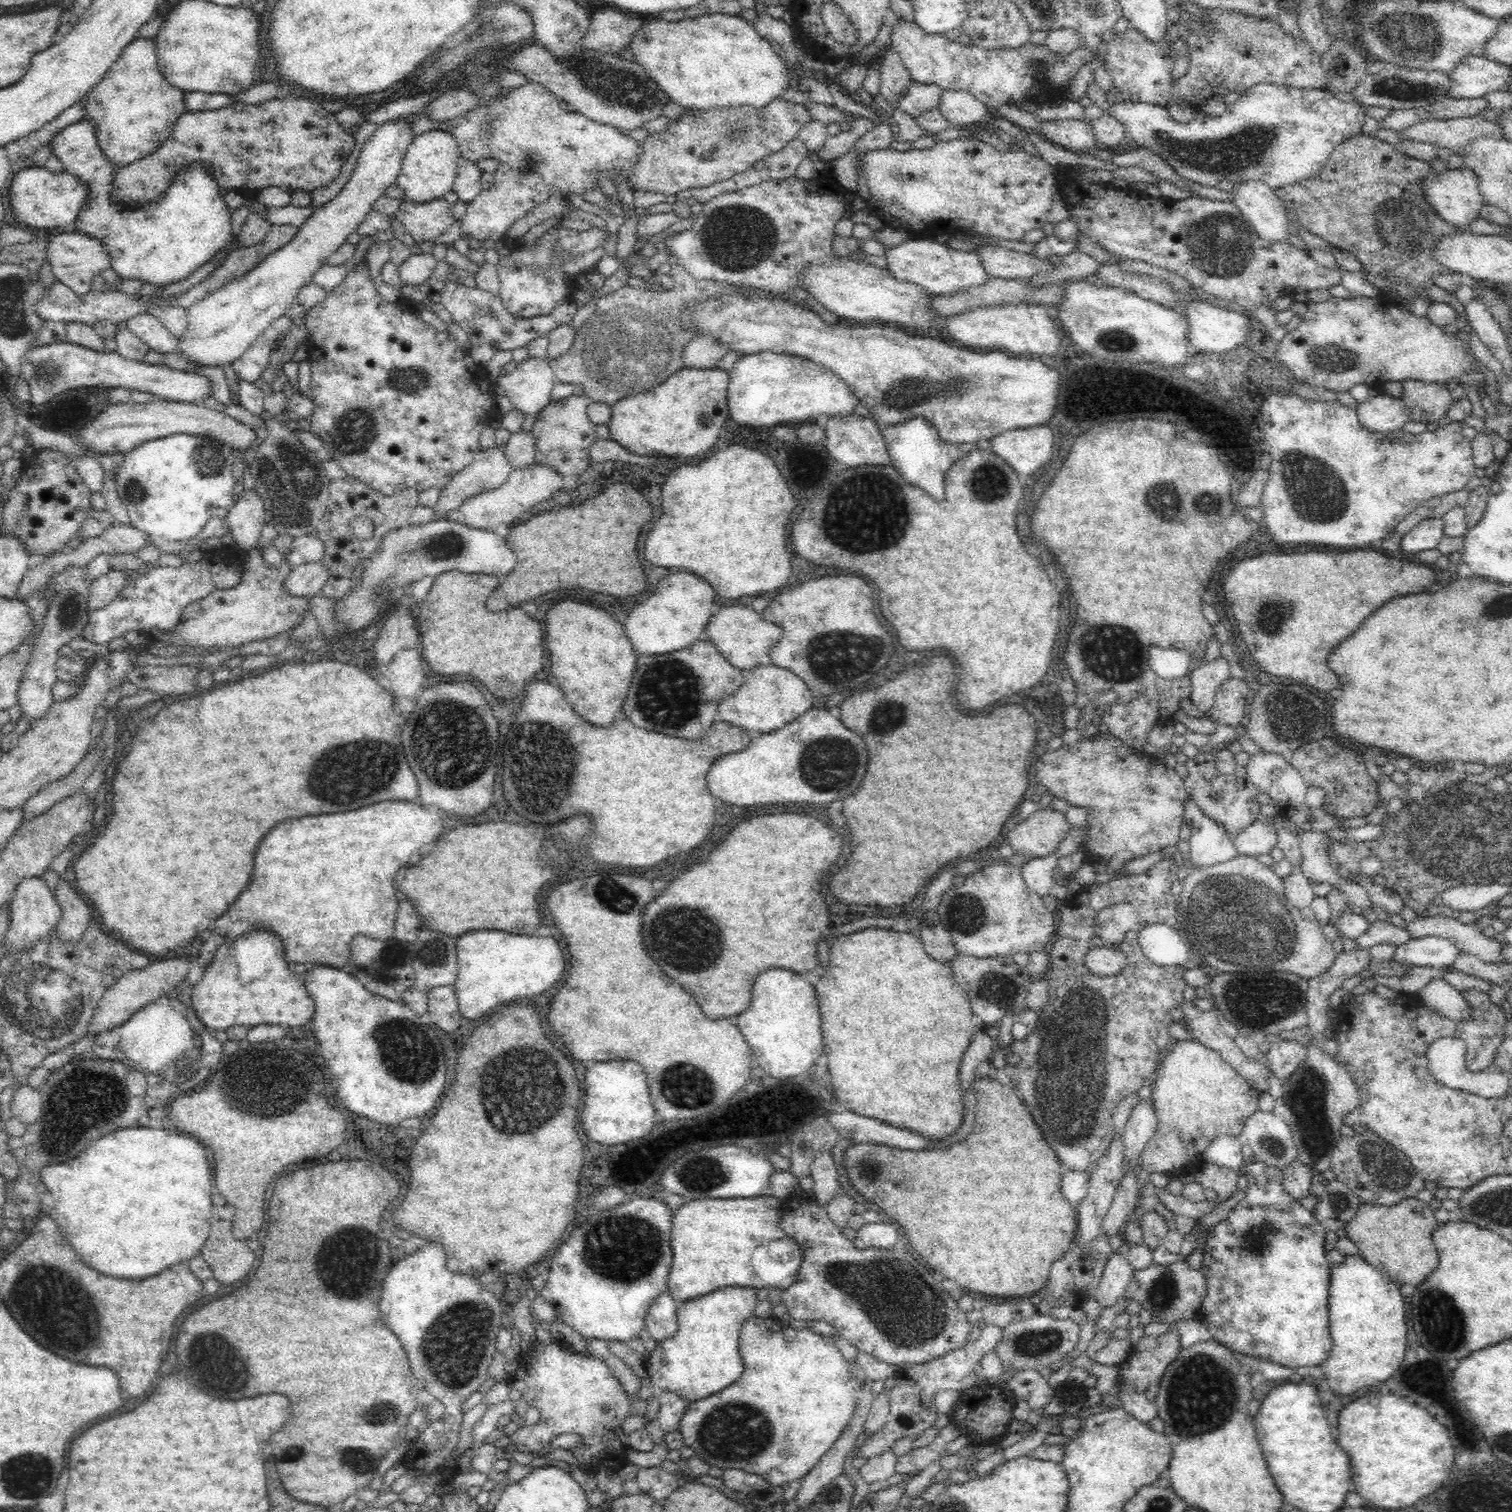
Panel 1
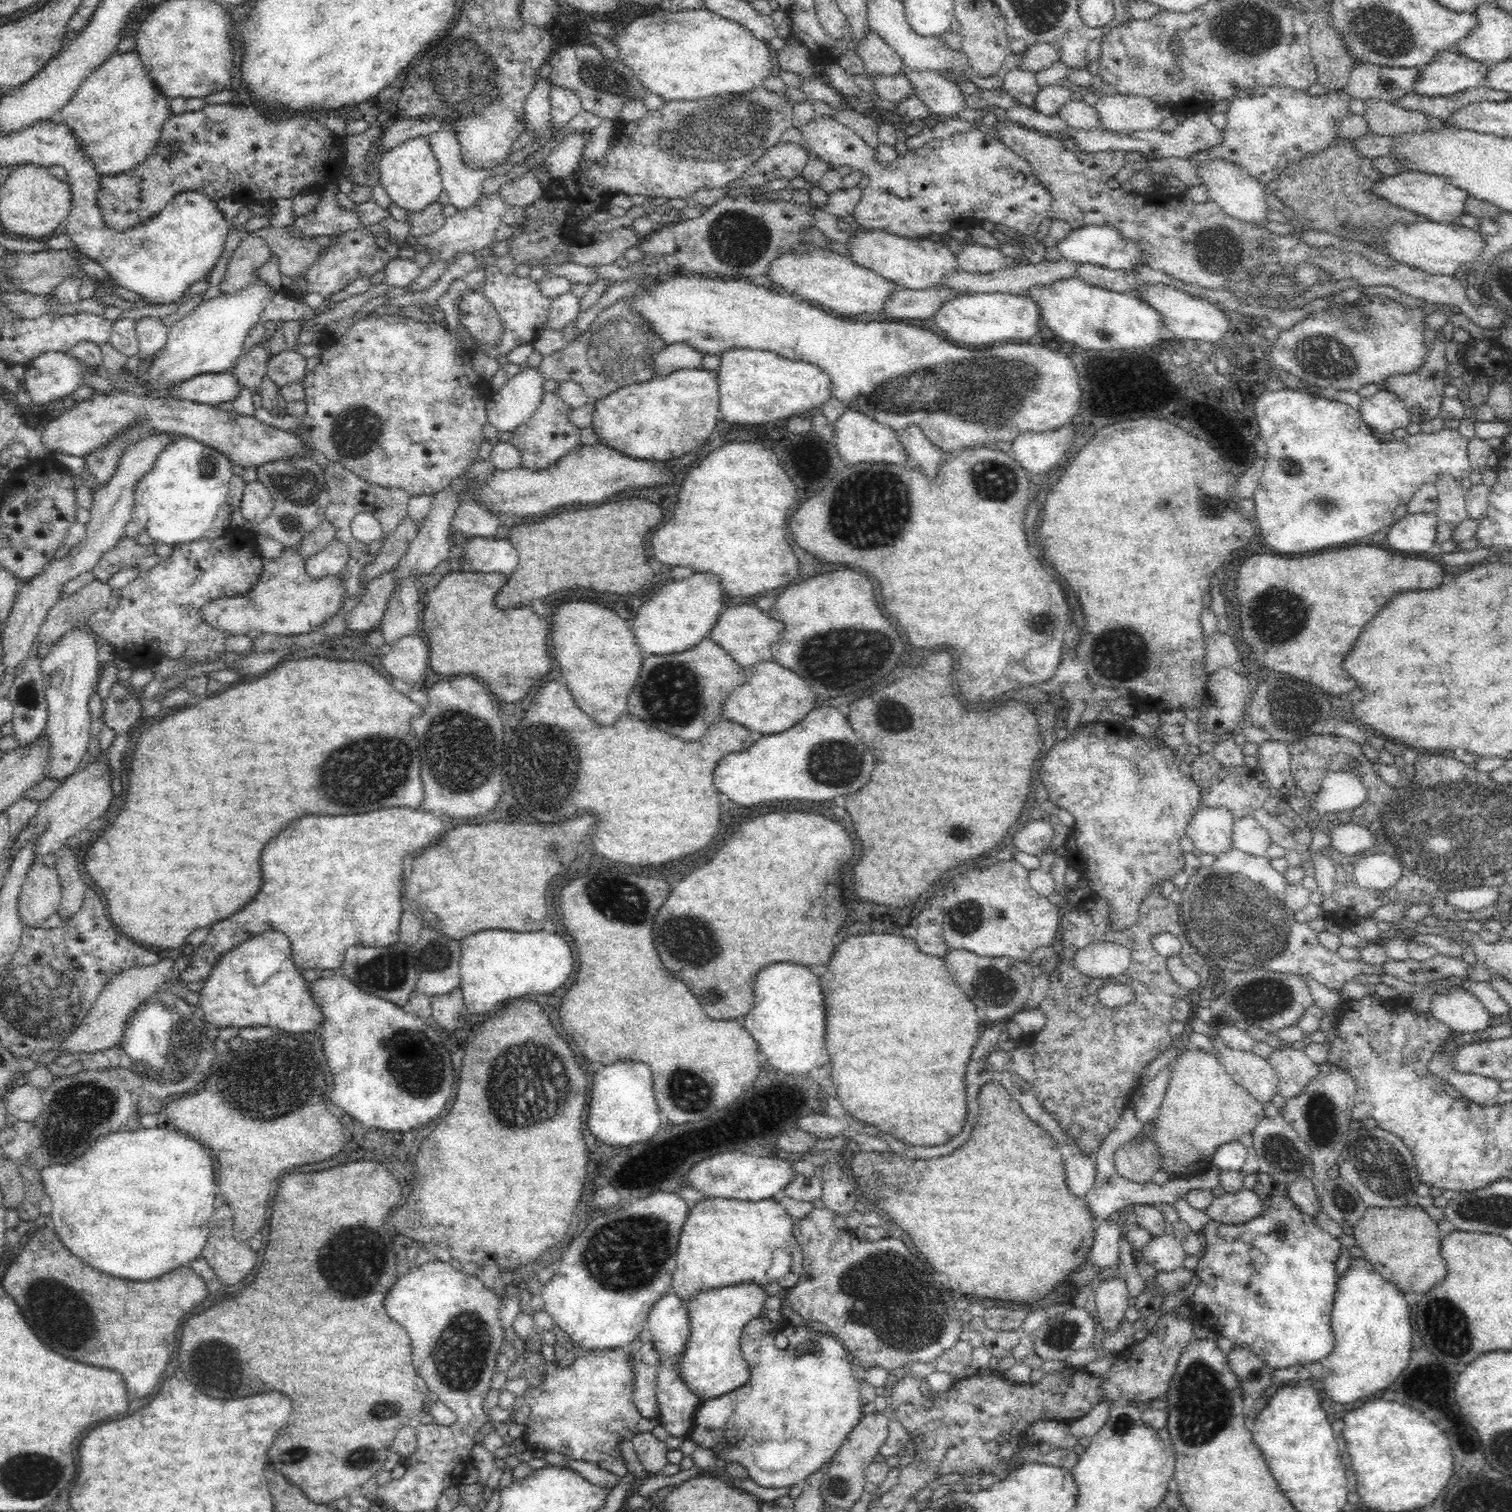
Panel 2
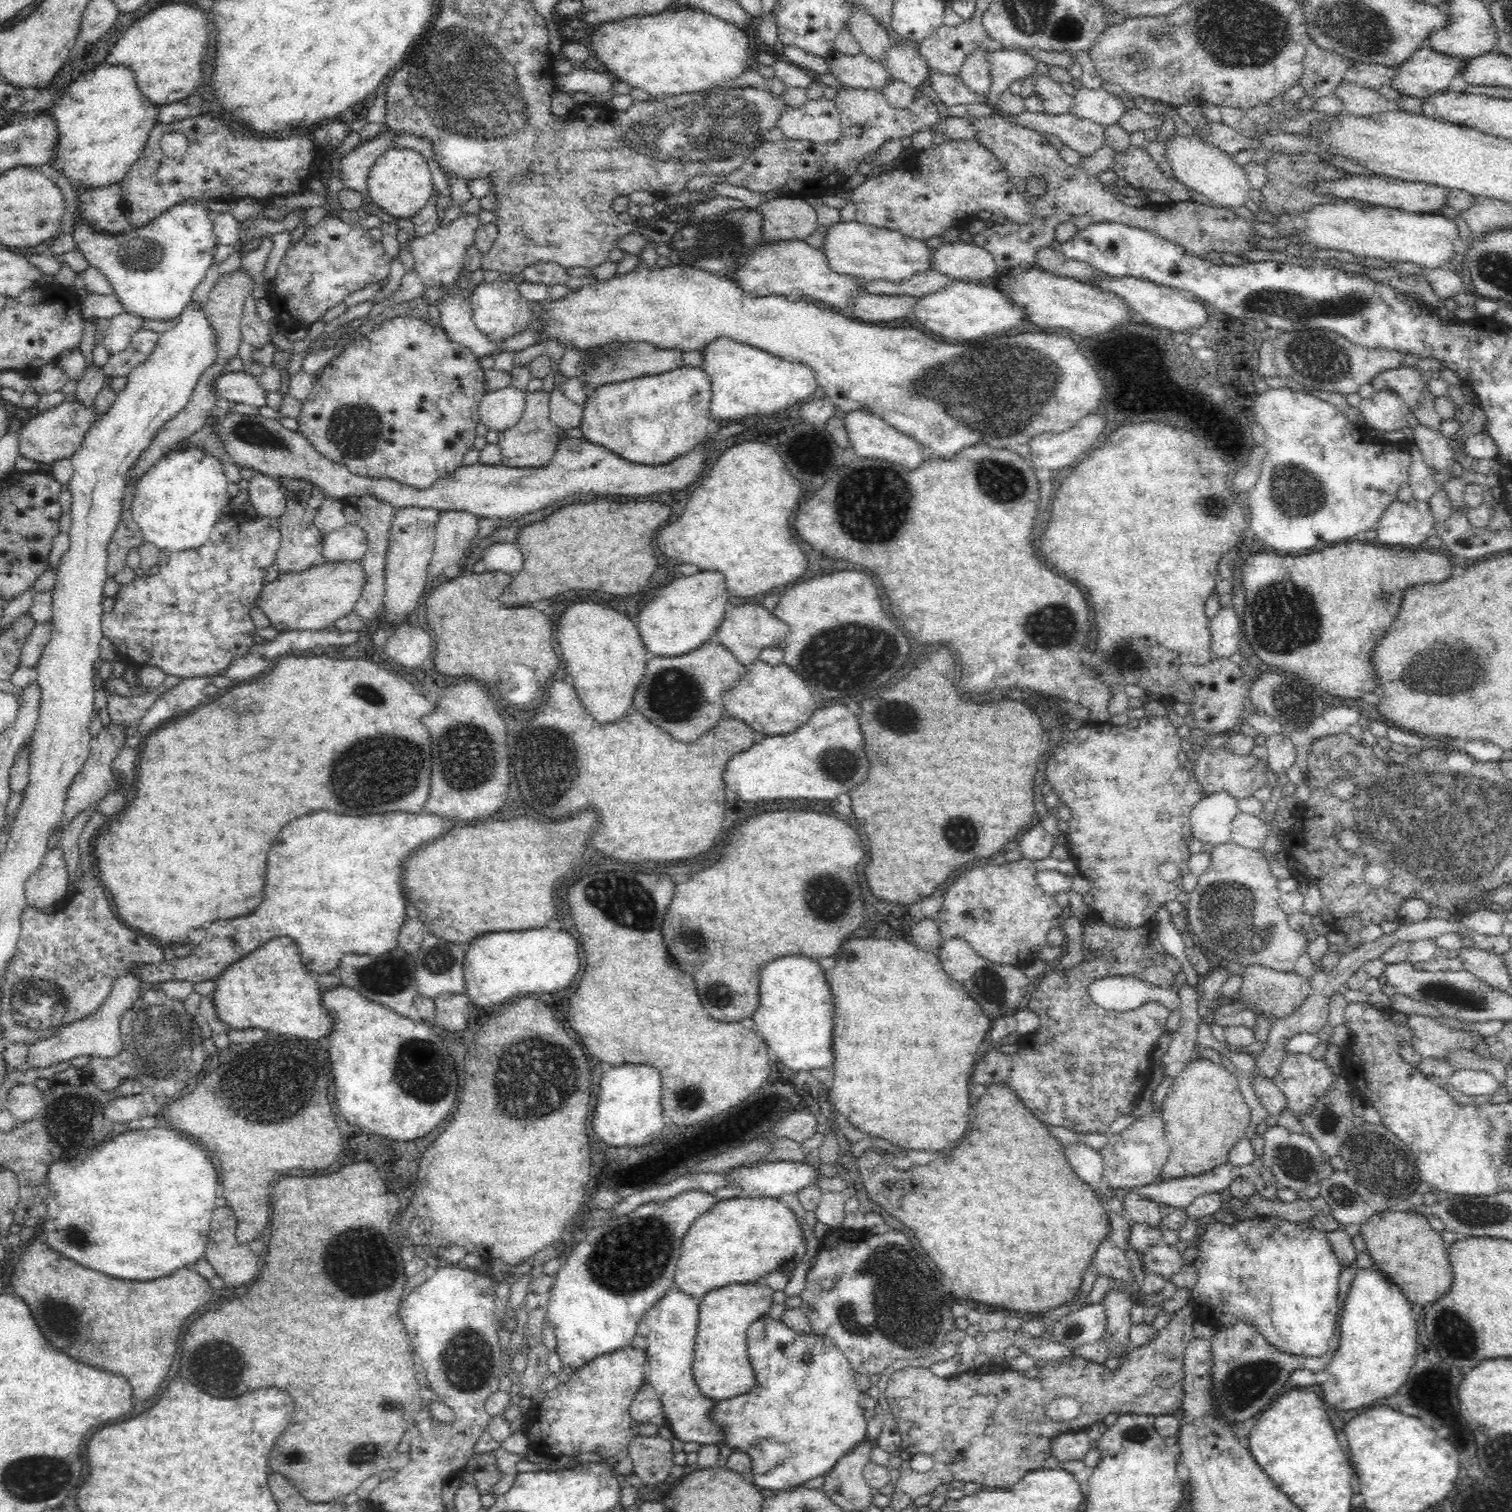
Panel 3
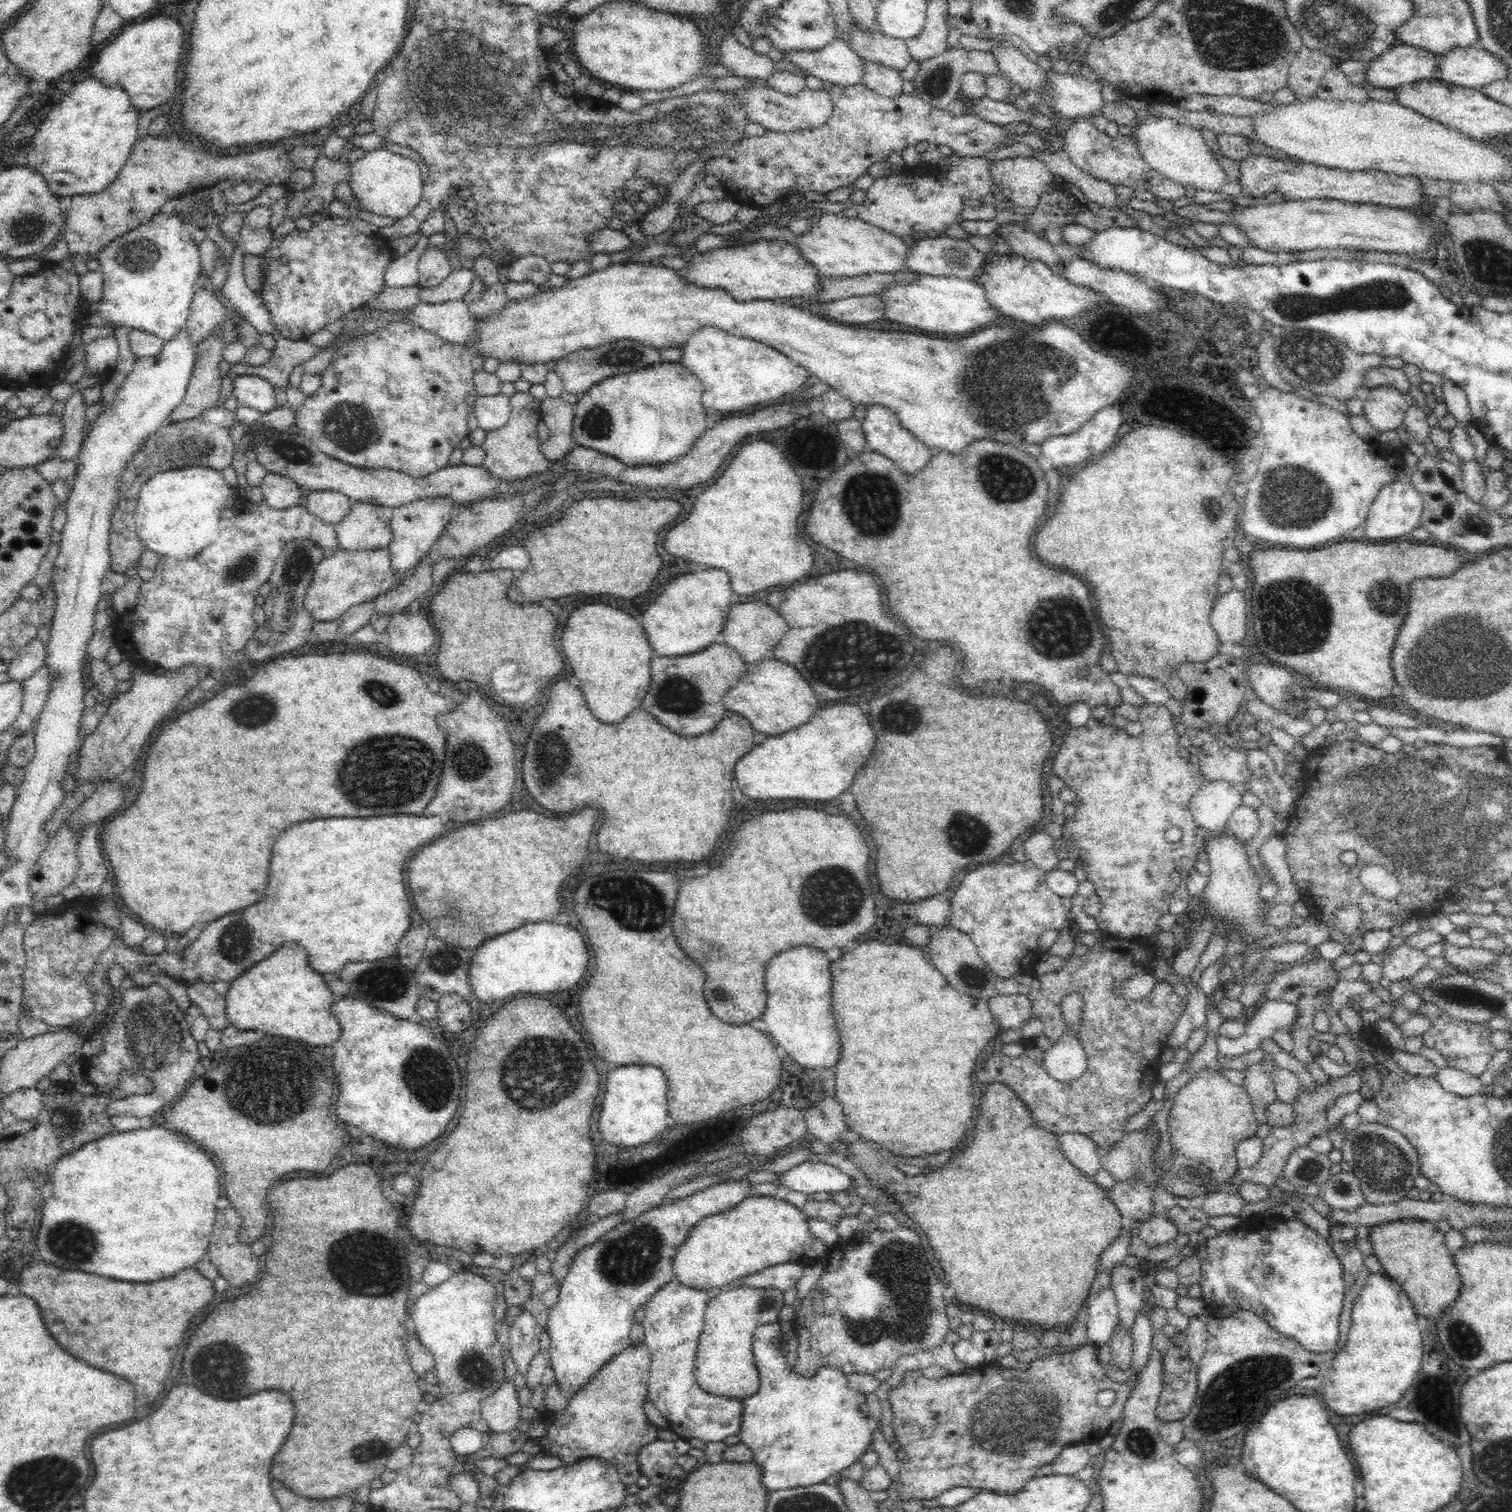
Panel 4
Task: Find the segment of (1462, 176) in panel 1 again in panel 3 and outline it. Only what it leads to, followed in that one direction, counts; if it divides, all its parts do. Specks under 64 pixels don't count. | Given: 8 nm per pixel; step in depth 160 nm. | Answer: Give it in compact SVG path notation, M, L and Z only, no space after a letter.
M1353 174L1333 181L1323 182L1315 186L1317 194L1331 194L1340 198L1353 198L1371 205L1398 209L1409 213L1440 213L1447 205L1449 189L1444 186L1428 184L1425 182L1408 182L1401 178L1382 175Z

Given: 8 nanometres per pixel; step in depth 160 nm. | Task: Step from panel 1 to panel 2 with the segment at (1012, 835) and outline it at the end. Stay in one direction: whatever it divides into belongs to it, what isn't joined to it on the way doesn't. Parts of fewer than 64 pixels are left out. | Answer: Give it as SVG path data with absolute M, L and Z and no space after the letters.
M1050 818L1027 821L1014 834L1014 847L1020 852L1039 856L1049 846L1054 836L1053 823Z

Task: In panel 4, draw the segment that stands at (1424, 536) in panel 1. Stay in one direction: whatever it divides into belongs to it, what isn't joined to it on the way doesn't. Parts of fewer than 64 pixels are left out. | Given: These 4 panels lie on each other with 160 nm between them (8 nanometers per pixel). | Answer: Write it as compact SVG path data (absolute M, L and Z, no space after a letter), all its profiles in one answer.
M1406 480L1396 481L1386 486L1380 494L1374 498L1374 504L1370 506L1364 522L1365 538L1369 540L1405 540L1413 530L1421 526L1421 516L1424 511L1422 495Z

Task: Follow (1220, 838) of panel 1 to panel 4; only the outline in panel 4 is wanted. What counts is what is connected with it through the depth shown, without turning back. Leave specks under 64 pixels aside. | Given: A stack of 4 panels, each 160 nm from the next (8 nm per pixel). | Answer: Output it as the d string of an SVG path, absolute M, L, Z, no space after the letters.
M1222 780L1206 782L1202 785L1202 788L1198 789L1197 792L1194 793L1189 804L1192 816L1196 821L1196 825L1206 830L1208 832L1208 836L1228 833L1226 826L1230 815L1234 810L1242 805L1241 791L1242 789L1238 788L1238 786L1234 786Z

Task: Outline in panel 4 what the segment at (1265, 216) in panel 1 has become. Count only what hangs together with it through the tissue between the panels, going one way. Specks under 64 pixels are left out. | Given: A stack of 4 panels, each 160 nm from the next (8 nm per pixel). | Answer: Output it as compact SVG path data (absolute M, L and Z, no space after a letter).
M1148 117L1142 121L1142 124L1135 130L1135 143L1137 144L1141 157L1152 167L1154 170L1163 174L1171 181L1180 183L1182 185L1194 188L1194 190L1208 190L1218 191L1229 182L1223 167L1218 163L1218 155L1212 153L1212 149L1206 144L1202 133L1199 129L1180 124L1172 121L1166 117Z

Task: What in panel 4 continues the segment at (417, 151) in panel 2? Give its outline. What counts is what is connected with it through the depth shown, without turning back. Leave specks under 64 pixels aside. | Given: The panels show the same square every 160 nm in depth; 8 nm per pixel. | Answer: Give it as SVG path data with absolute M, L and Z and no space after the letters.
M385 148L367 151L364 157L351 164L349 184L353 194L357 194L365 210L380 217L398 220L412 214L412 210L422 200L424 183L420 164Z

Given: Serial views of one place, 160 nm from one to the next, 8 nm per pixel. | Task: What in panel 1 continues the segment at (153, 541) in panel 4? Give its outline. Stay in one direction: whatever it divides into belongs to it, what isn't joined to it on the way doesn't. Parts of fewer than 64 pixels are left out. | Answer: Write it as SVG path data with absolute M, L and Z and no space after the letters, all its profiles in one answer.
M178 433L164 438L158 438L156 441L144 442L141 446L136 446L133 450L126 453L116 454L116 464L117 468L114 474L114 481L116 484L116 489L118 490L118 495L122 504L126 506L127 514L129 516L132 526L138 528L142 532L145 532L149 538L162 537L171 541L188 540L192 536L196 536L203 526L212 518L212 516L224 517L227 511L232 506L234 501L233 488L238 482L234 478L234 472L232 471L232 464L234 464L235 453L230 445L226 445L216 438L211 436L194 436L190 434Z

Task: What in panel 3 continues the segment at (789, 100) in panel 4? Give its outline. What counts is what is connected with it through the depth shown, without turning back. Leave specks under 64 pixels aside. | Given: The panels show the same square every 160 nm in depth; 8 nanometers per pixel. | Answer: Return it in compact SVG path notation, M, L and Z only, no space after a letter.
M824 96L819 100L807 100L798 108L787 106L778 119L777 128L785 134L786 139L807 140L822 145L837 143L840 140L842 129L836 100L827 99Z

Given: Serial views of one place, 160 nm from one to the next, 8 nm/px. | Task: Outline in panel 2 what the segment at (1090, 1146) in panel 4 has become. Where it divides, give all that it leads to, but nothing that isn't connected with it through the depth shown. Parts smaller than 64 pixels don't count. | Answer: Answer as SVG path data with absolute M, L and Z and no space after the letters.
M1074 1151L1074 1155L1065 1159L1064 1180L1074 1197L1084 1199L1088 1190L1094 1187L1095 1176L1094 1154L1084 1155Z

